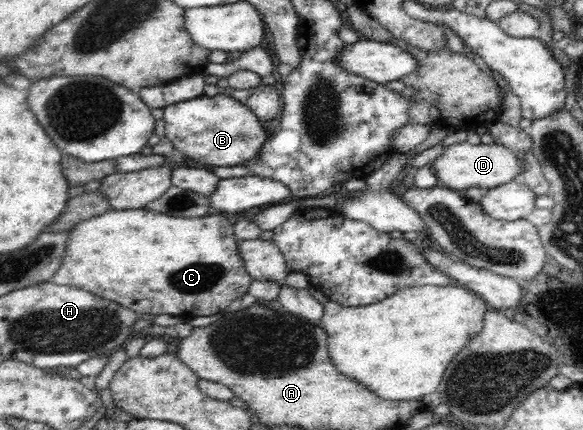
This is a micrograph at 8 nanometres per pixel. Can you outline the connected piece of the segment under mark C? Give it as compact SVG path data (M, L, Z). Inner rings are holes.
M146 208L143 209L127 209L113 210L110 209L101 215L96 215L91 219L81 221L69 233L68 250L65 253L65 259L61 261L59 271L52 277L50 282L55 284L69 285L75 288L83 288L85 291L92 292L105 300L112 300L125 308L137 313L149 313L149 315L176 315L182 319L193 317L207 317L215 313L226 311L236 299L243 297L249 292L252 286L252 276L245 271L245 263L241 260L240 241L237 240L235 232L233 232L233 223L223 216L223 213L207 214L203 217L171 217L171 215L163 215L155 213Z

